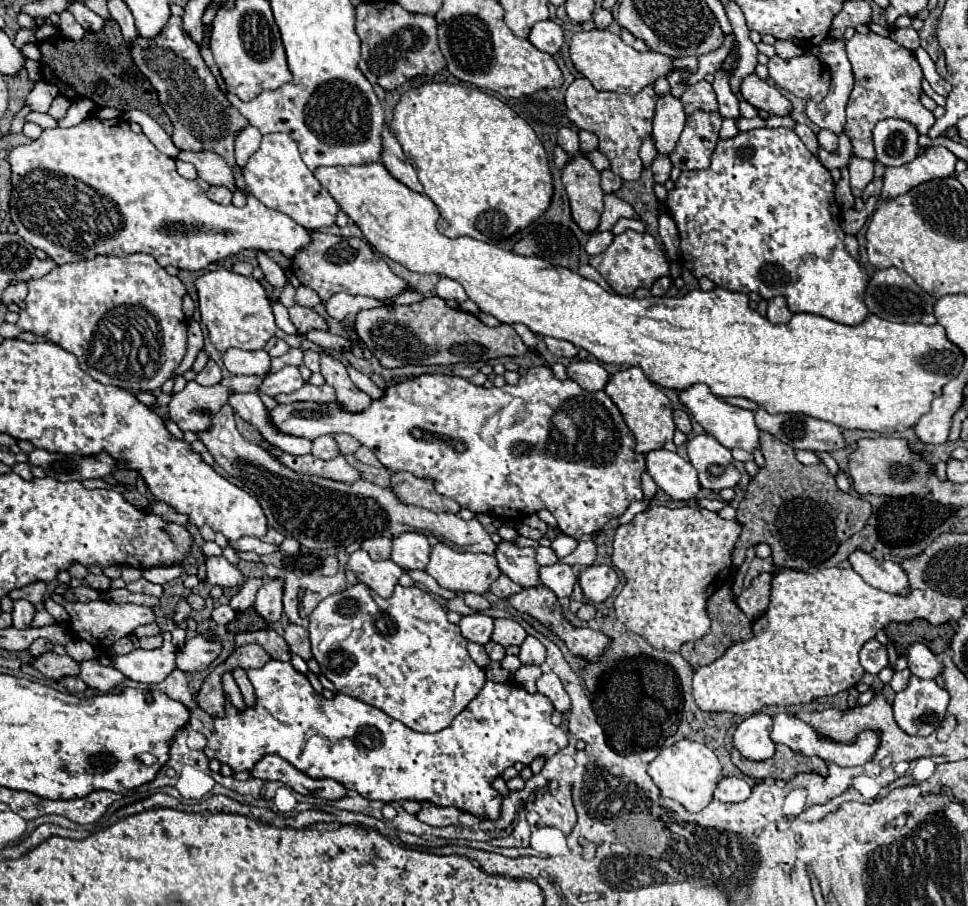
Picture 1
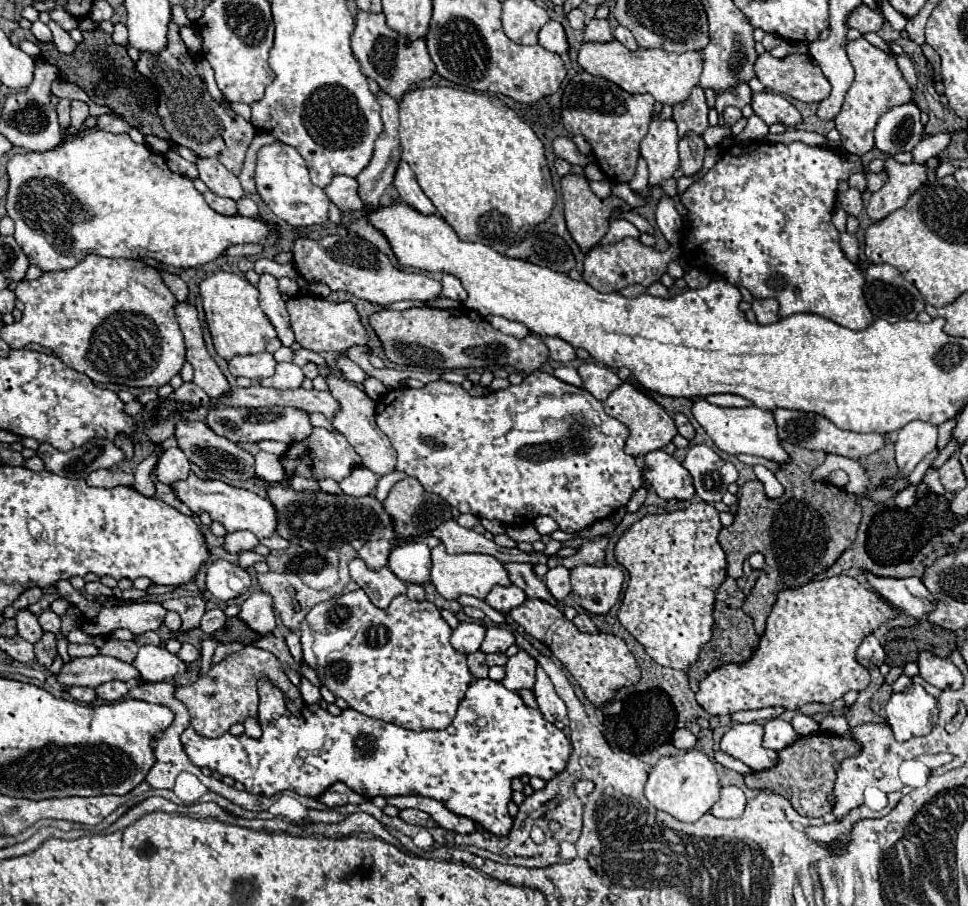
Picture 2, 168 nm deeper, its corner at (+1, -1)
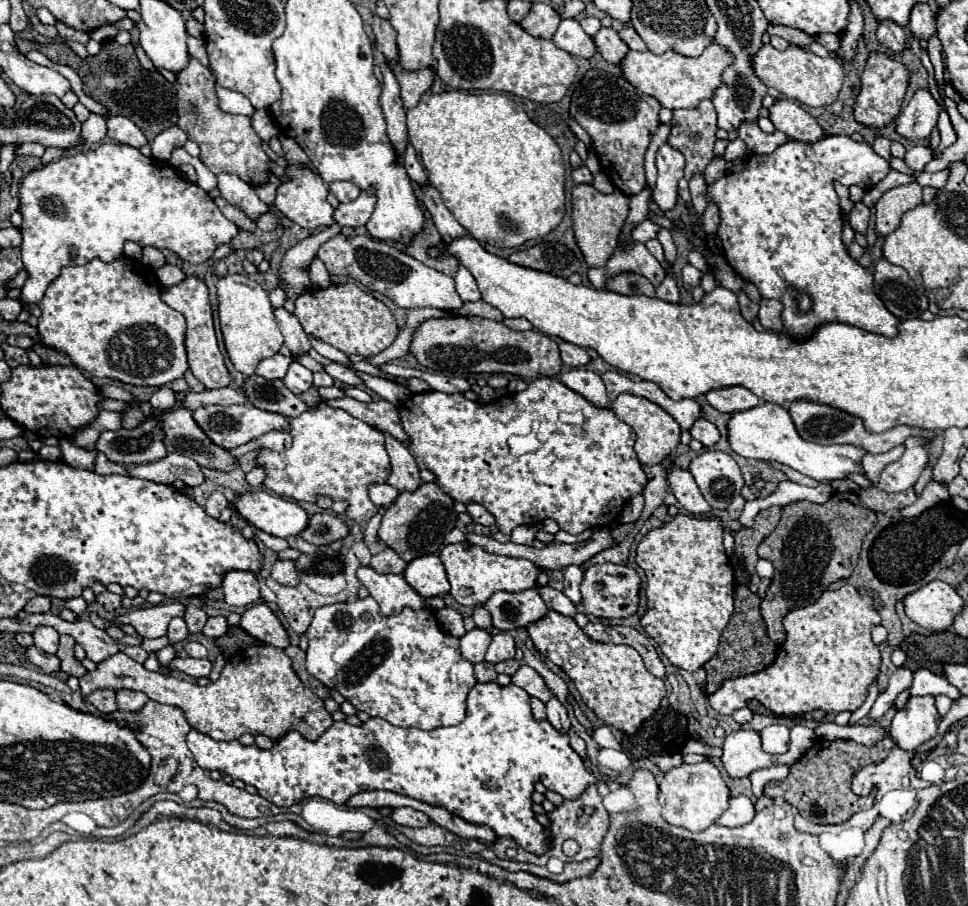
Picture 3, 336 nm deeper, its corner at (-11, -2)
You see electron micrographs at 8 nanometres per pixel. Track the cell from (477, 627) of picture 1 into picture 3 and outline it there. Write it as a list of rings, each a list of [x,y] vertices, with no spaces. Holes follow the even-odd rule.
[[[473,628],[471,632],[467,632],[461,638],[461,656],[471,662],[471,664],[479,664],[485,658],[485,650],[491,642],[491,634],[487,630],[479,630]]]

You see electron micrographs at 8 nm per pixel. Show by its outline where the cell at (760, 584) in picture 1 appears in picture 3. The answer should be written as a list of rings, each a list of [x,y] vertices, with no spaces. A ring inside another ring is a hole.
[[[839,492],[833,494],[823,506],[813,502],[793,502],[785,506],[781,524],[759,544],[757,550],[759,558],[765,558],[775,566],[775,576],[765,600],[761,602],[761,614],[767,624],[769,638],[775,644],[785,640],[781,620],[787,616],[787,612],[813,604],[831,582],[851,576],[859,558],[863,536],[875,526],[875,522],[875,512],[863,508],[857,502],[857,496],[853,504],[845,500],[845,494]]]

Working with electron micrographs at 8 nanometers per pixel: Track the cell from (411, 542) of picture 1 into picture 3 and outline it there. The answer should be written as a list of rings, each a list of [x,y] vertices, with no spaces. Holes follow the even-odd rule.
[[[435,554],[421,556],[421,558],[415,558],[413,562],[409,562],[407,570],[405,570],[405,580],[423,598],[443,596],[451,588],[445,568],[443,568],[439,556],[435,556]]]

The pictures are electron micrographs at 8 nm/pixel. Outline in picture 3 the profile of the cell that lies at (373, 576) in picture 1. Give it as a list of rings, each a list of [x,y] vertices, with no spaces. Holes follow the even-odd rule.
[[[365,566],[359,568],[357,578],[369,590],[371,598],[377,600],[381,616],[391,616],[403,608],[425,608],[425,600],[399,574],[377,574],[373,568]]]

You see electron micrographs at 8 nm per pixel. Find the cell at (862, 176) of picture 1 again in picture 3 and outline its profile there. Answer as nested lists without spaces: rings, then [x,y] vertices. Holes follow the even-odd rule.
[[[857,202],[853,206],[853,210],[849,212],[849,224],[853,228],[853,232],[859,232],[859,234],[865,234],[867,232],[867,224],[869,224],[869,208],[863,204],[863,202]]]

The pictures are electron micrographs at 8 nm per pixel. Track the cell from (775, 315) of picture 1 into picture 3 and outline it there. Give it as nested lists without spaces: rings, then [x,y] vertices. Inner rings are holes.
[[[761,300],[759,302],[759,322],[765,330],[771,330],[771,332],[781,332],[783,330],[783,324],[781,324],[781,310],[783,310],[783,304],[779,300]]]

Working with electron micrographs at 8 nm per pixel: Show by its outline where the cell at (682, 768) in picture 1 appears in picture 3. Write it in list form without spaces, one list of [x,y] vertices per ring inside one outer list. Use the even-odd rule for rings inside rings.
[[[711,762],[701,764],[681,764],[663,774],[659,784],[659,802],[663,806],[663,818],[673,824],[687,828],[691,832],[703,832],[719,820],[729,804],[729,788],[723,782],[721,772]]]

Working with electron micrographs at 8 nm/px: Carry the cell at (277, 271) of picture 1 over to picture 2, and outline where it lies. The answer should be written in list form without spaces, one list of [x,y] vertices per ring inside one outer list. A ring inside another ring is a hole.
[[[267,273],[261,275],[257,289],[259,289],[259,303],[261,303],[263,313],[273,323],[281,343],[289,347],[295,341],[295,337],[293,337],[293,331],[289,325],[289,313],[287,313],[285,301],[281,299],[281,293],[277,287],[277,277],[267,275]]]

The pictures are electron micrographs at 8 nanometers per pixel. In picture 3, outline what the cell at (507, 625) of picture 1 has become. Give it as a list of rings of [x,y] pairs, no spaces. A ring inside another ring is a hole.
[[[499,632],[493,636],[489,648],[487,648],[487,654],[485,654],[485,660],[491,662],[491,664],[497,664],[497,662],[503,662],[503,660],[509,660],[515,656],[515,642],[509,634],[505,632]]]

